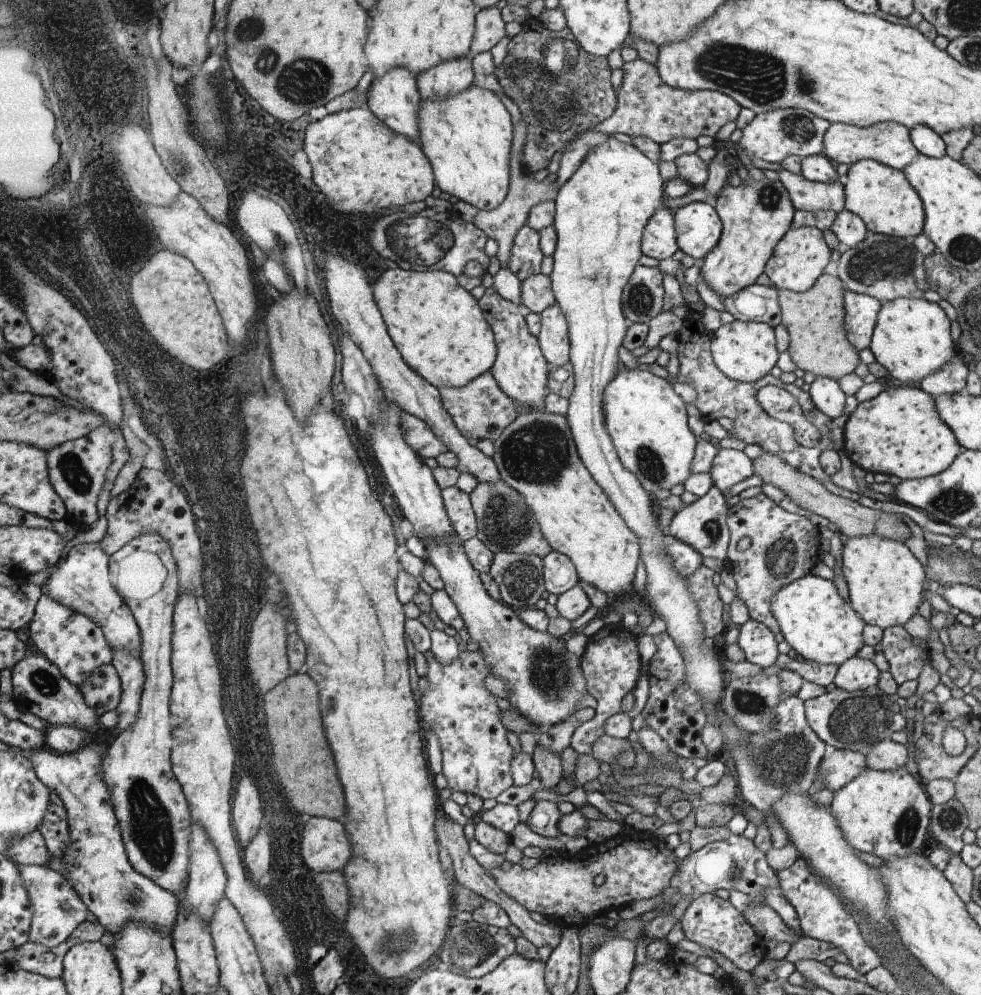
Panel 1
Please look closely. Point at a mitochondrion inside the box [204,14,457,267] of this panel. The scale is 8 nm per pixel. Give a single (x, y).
(301, 80)

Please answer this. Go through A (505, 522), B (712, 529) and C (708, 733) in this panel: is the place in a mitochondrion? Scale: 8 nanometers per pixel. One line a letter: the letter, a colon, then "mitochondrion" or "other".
A: mitochondrion
B: mitochondrion
C: other

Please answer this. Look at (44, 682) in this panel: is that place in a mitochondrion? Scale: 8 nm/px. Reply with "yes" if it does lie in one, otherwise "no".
yes

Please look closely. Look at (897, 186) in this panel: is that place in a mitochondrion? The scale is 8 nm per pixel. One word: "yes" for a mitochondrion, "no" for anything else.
no

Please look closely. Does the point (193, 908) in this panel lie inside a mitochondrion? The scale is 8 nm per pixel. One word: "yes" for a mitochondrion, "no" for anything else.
no

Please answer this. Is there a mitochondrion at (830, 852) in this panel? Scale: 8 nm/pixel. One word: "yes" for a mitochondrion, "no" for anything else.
no

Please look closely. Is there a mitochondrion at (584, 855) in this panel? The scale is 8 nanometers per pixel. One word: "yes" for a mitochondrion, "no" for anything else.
no

